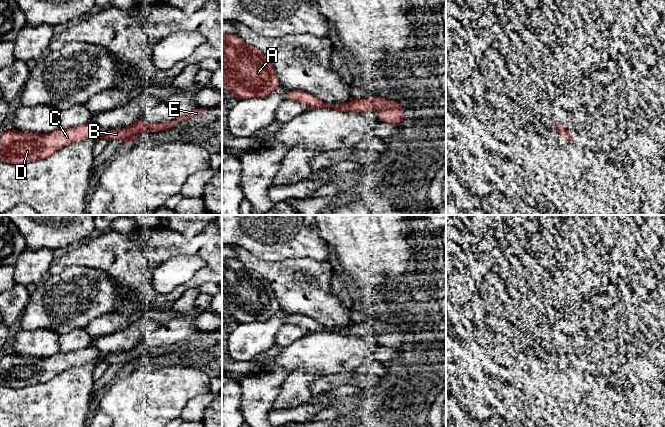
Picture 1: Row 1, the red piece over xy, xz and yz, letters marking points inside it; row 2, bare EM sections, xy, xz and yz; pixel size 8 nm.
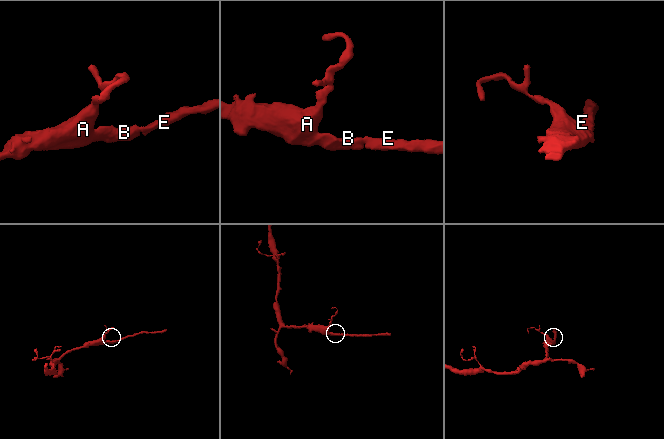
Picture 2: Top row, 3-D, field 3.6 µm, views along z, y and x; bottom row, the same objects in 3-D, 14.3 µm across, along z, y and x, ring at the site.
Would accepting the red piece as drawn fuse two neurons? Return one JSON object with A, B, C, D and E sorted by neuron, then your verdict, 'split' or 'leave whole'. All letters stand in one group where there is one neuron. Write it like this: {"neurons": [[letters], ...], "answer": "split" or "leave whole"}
{"neurons": [["A", "B", "C", "D", "E"]], "answer": "leave whole"}

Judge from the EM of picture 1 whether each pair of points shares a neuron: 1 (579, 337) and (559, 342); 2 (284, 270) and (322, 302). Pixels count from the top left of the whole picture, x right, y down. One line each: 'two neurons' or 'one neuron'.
1: one neuron
2: one neuron

